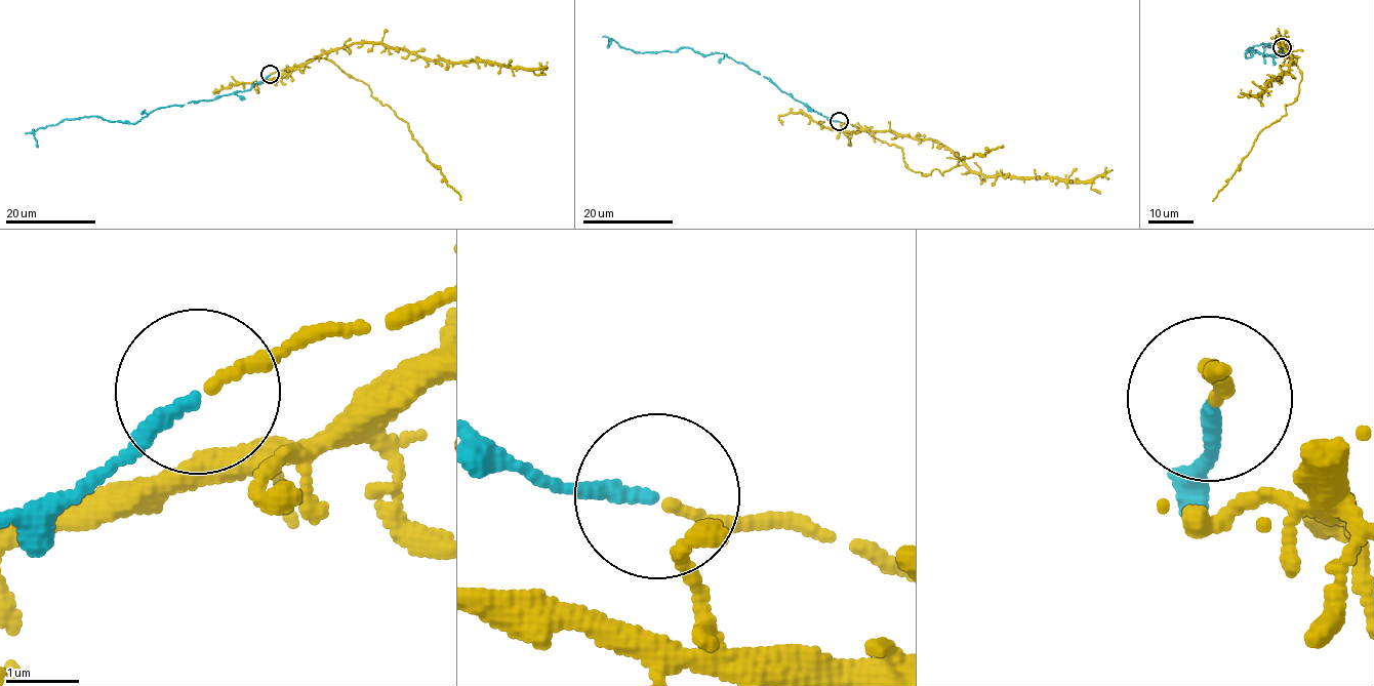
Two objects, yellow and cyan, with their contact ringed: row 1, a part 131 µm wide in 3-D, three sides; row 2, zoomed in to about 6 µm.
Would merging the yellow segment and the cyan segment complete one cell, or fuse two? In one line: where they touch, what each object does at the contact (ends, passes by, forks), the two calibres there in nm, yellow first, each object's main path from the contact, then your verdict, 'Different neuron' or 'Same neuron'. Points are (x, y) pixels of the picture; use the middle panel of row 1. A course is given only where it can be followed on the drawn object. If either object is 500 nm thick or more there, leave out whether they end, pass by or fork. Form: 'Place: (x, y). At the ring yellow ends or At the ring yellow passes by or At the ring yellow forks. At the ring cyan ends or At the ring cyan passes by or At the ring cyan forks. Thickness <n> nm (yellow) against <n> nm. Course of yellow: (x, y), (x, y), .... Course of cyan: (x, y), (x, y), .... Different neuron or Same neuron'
Place: (839, 121). At the ring yellow passes by. At the ring cyan ends. Thickness 110 nm (yellow) against 190 nm. Course of yellow: (839, 121), (912, 138), (935, 139), (951, 149), (973, 172), (989, 175), (1092, 182), (1113, 170). Course of cyan: (839, 121), (795, 99), (722, 53), (700, 54), (682, 47), (677, 51), (638, 52), (612, 39), (610, 44). Same neuron

